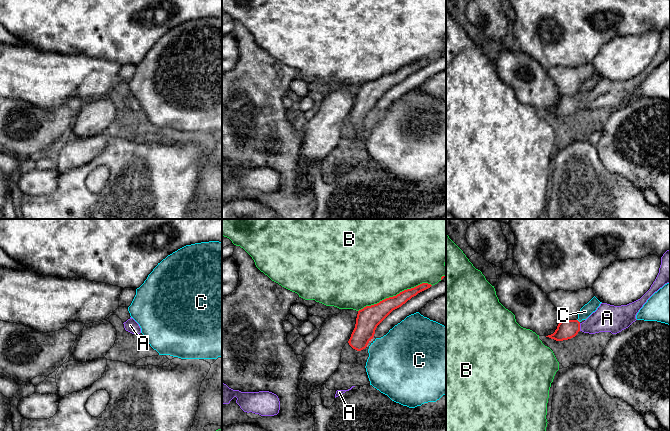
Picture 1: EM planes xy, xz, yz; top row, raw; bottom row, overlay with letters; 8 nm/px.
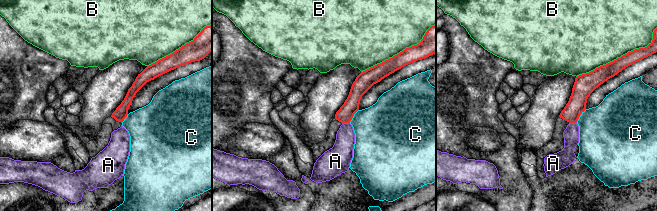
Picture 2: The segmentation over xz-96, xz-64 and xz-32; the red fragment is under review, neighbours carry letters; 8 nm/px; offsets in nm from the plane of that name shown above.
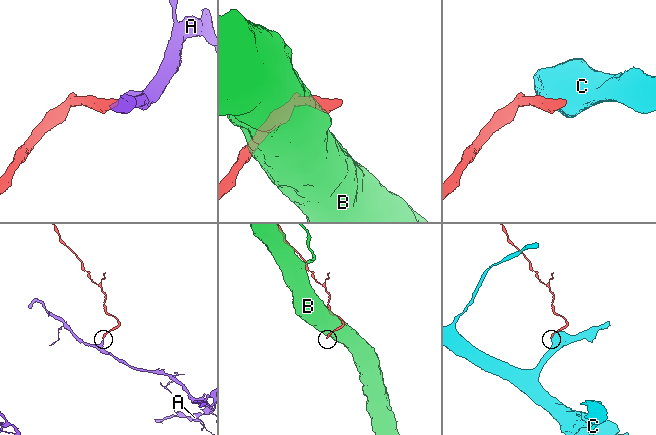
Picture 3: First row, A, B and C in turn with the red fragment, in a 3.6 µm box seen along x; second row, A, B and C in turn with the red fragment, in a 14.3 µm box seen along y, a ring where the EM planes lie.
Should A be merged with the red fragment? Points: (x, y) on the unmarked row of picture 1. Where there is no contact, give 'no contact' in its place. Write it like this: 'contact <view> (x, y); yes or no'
contact yz (579, 103); yes

